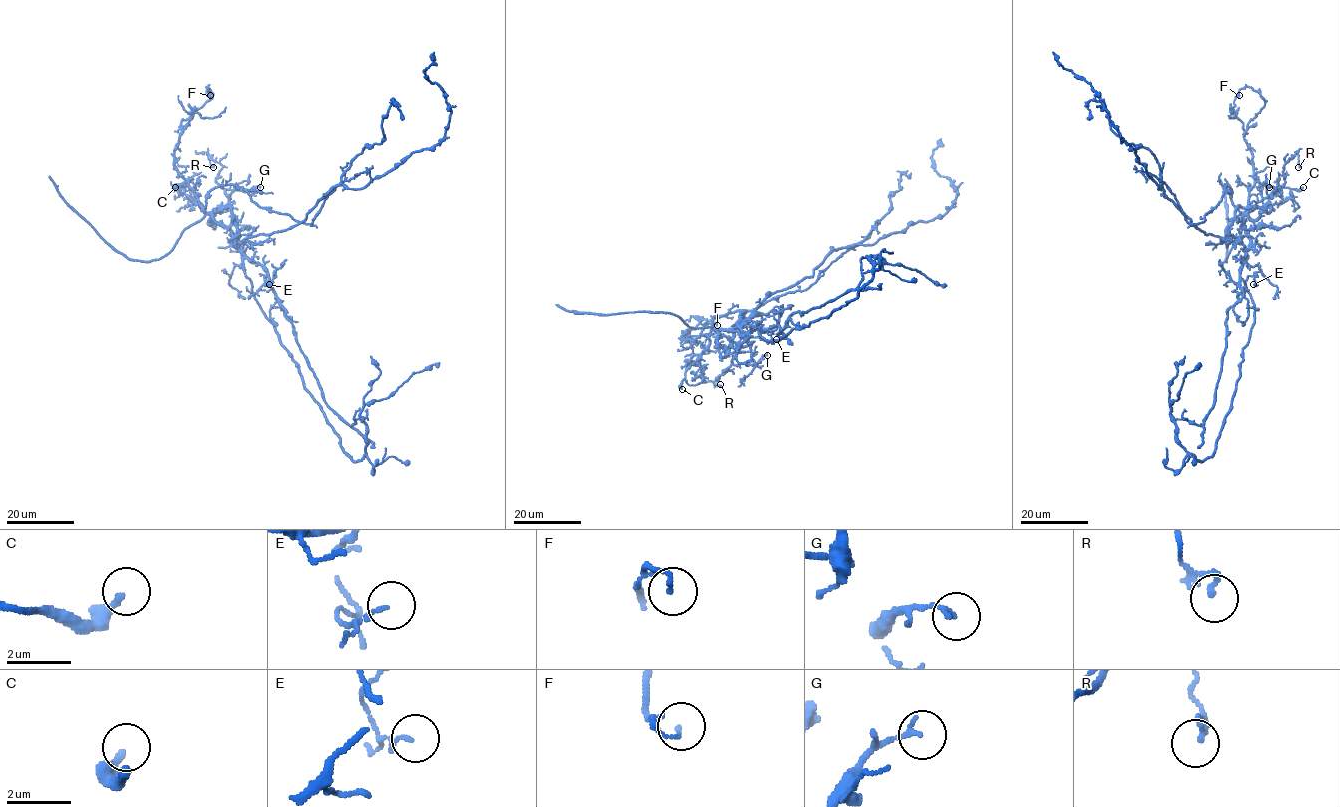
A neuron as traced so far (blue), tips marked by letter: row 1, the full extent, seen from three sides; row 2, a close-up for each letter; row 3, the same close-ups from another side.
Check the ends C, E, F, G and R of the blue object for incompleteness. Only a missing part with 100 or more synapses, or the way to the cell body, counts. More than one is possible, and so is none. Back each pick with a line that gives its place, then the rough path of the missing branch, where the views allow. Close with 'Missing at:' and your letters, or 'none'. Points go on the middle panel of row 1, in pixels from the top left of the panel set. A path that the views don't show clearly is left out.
Missing at: none

